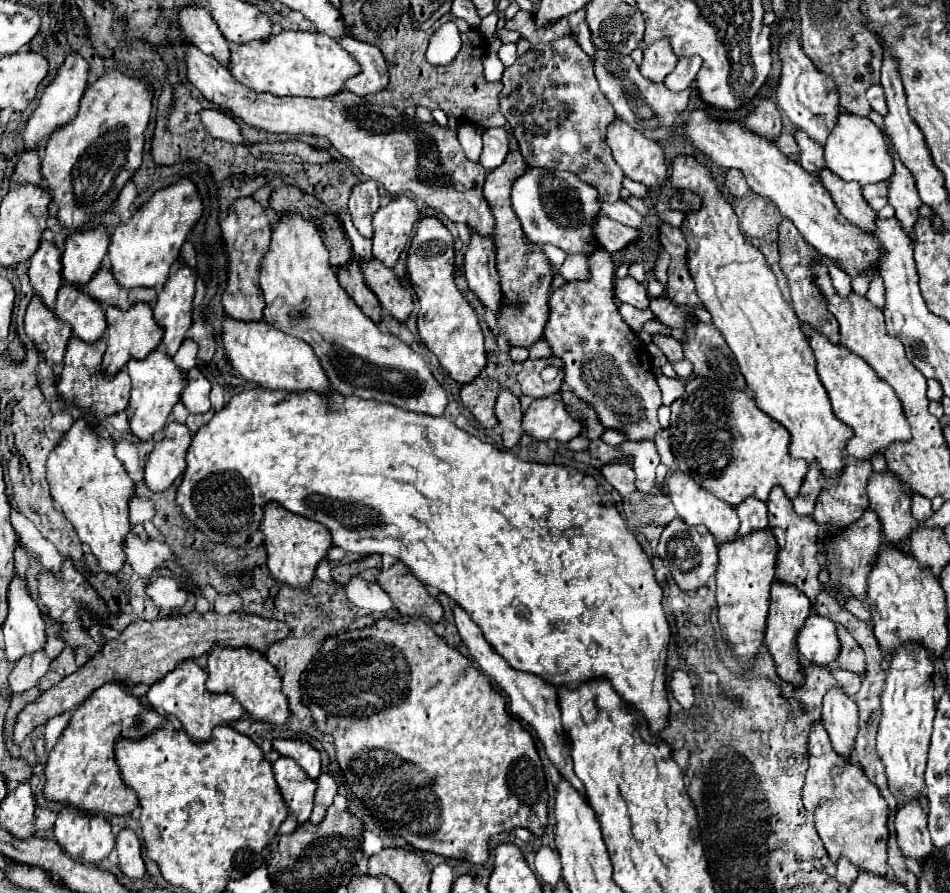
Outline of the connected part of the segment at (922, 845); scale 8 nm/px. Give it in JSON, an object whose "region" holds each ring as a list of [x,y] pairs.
{"region":[[[910,801],[910,805],[898,805],[896,835],[904,855],[922,863],[930,851],[932,841],[926,827],[926,809],[922,801]]]}

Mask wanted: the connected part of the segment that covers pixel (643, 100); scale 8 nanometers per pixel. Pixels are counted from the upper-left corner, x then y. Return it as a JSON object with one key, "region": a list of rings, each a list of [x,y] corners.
{"region":[[[596,49],[594,75],[600,83],[602,93],[612,103],[620,119],[624,119],[628,125],[632,125],[642,133],[654,133],[656,129],[664,127],[662,139],[670,135],[670,129],[676,123],[676,115],[682,113],[690,101],[690,87],[684,89],[682,93],[672,93],[670,89],[666,89],[664,83],[658,85],[656,81],[646,81],[646,77],[642,77],[640,73],[640,67],[632,61],[630,55],[622,57],[620,53],[602,53],[602,49]]]}

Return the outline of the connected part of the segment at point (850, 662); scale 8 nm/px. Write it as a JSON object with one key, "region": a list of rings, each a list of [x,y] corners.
{"region":[[[836,623],[836,625],[838,625],[838,639],[840,639],[840,645],[842,645],[842,653],[838,653],[836,665],[840,669],[864,673],[864,651],[854,641],[854,637],[844,629],[844,625],[840,625],[840,623]]]}

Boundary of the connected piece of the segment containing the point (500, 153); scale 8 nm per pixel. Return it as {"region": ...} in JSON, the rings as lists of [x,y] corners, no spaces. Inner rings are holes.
{"region":[[[504,127],[486,129],[484,131],[484,149],[482,149],[478,165],[482,165],[486,171],[492,171],[504,161],[506,153],[508,153],[508,135]]]}

